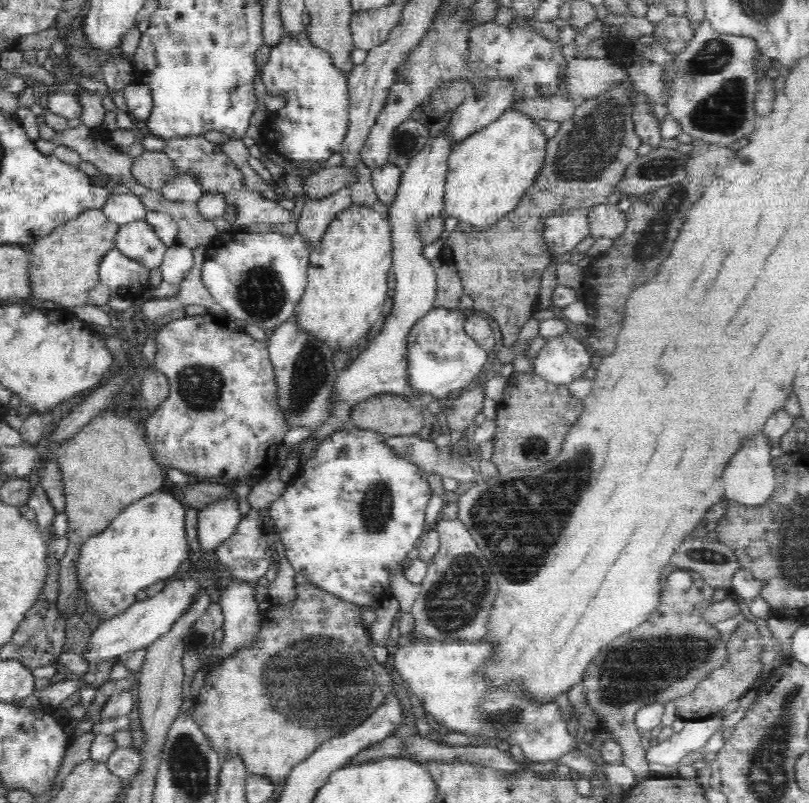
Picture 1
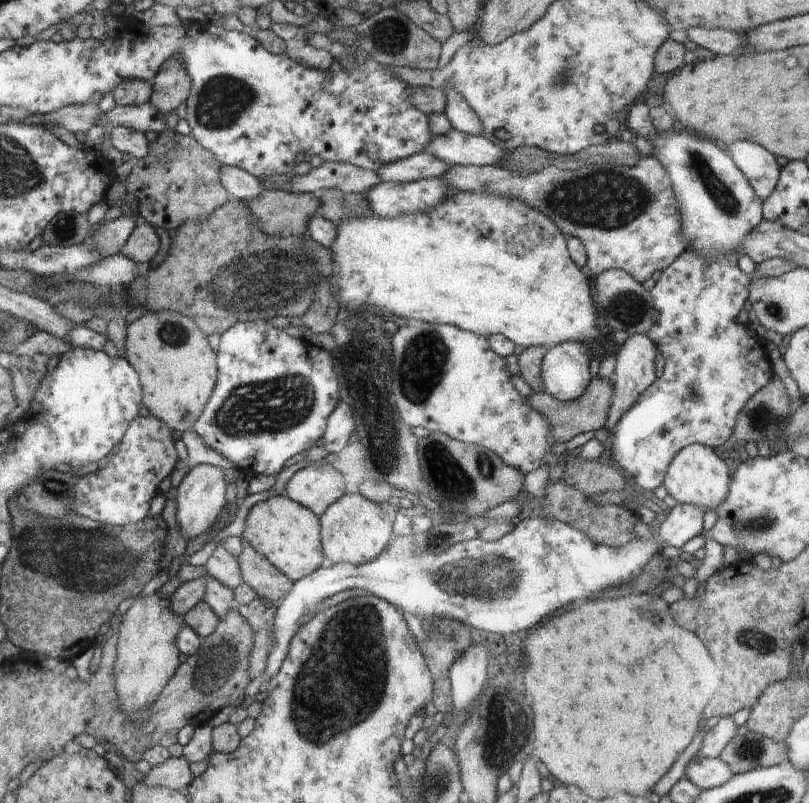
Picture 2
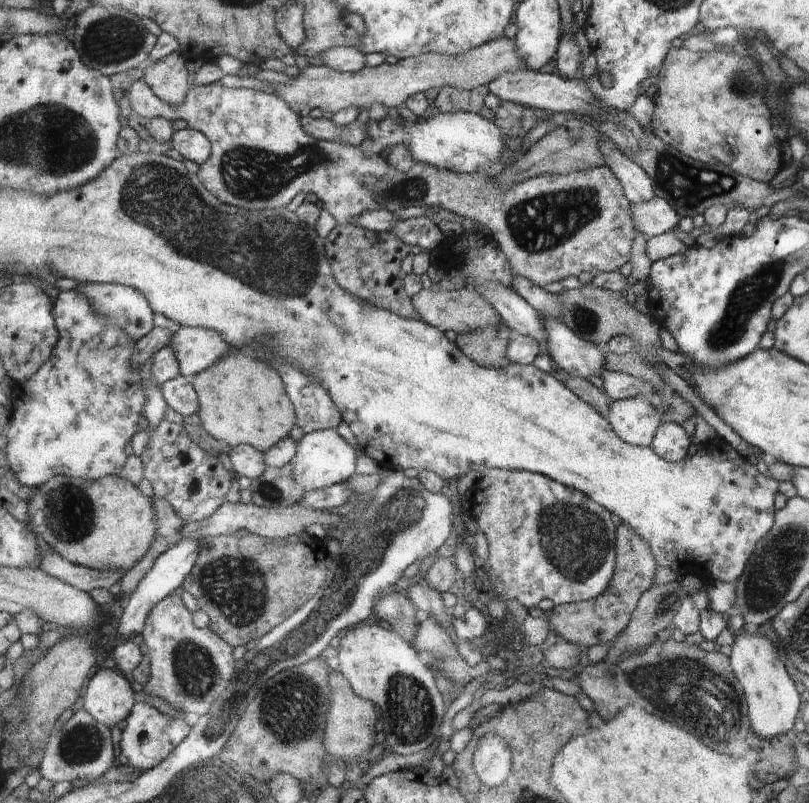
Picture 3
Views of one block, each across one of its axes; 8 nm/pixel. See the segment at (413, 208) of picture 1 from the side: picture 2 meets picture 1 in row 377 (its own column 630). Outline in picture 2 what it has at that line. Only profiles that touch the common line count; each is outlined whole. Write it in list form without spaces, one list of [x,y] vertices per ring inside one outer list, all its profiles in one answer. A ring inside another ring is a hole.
[[[634,334],[629,336],[624,344],[619,347],[616,359],[615,373],[612,378],[615,392],[613,393],[612,406],[609,409],[608,421],[606,427],[608,432],[614,432],[614,426],[621,421],[621,418],[637,404],[640,397],[644,395],[646,389],[653,382],[656,382],[656,374],[654,374],[654,356],[656,350],[652,346],[652,339],[648,340],[648,334]]]

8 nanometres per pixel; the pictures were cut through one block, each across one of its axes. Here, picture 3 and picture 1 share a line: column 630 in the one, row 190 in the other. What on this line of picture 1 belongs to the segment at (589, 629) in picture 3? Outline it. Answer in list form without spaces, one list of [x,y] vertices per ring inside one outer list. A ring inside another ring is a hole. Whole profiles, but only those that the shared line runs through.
[[[629,78],[620,80],[614,88],[604,91],[600,96],[581,100],[576,105],[572,121],[562,123],[557,134],[547,139],[546,160],[543,161],[542,170],[538,172],[534,186],[530,186],[530,190],[520,198],[520,206],[514,212],[507,213],[502,220],[484,230],[459,221],[445,240],[440,260],[448,264],[451,262],[451,266],[458,271],[463,294],[472,298],[473,308],[486,318],[498,322],[503,346],[512,346],[518,340],[524,323],[530,320],[537,310],[535,307],[540,294],[543,270],[552,263],[552,254],[543,242],[543,221],[554,212],[568,212],[574,208],[588,210],[598,204],[616,205],[624,197],[619,188],[620,182],[624,179],[626,167],[639,157],[636,148],[642,144],[638,133],[634,131],[632,104],[630,95],[627,94],[627,88],[632,84]]]

